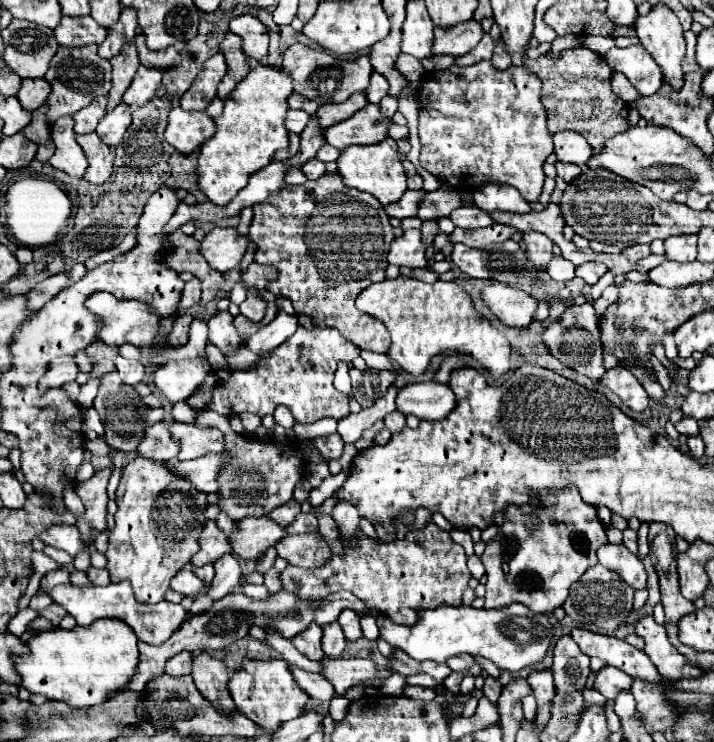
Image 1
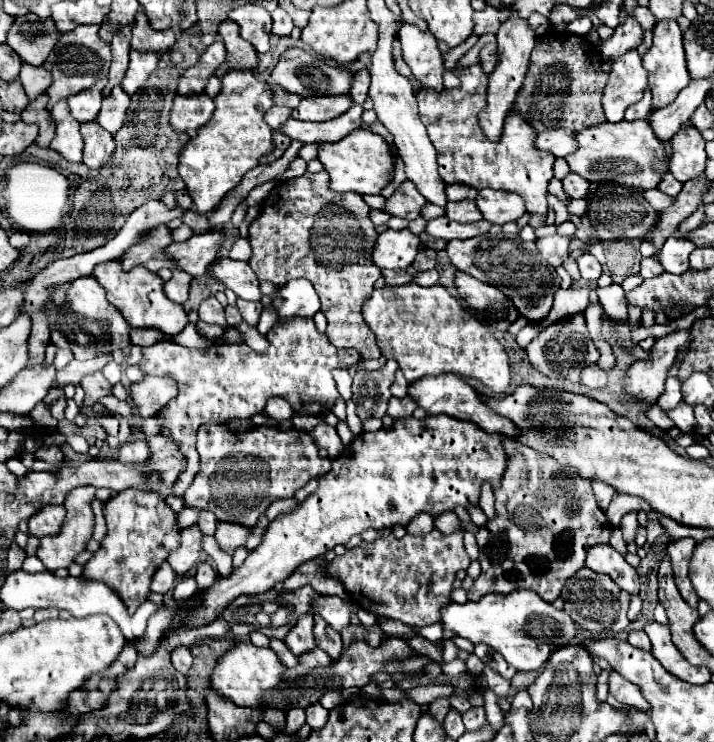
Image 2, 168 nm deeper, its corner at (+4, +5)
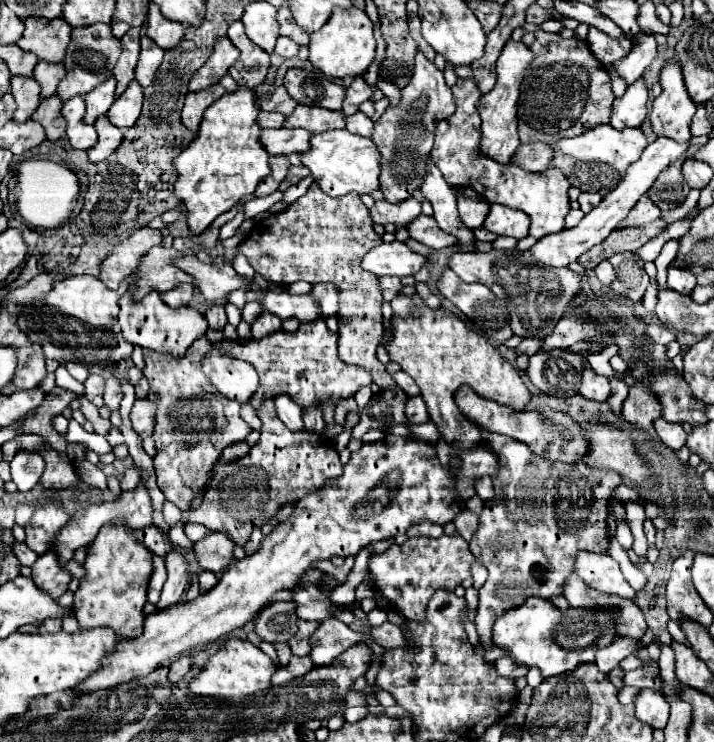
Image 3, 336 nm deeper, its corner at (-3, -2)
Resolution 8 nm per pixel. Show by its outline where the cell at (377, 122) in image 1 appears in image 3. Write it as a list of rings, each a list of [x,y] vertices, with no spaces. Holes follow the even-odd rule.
[[[279,128],[279,130],[261,130],[261,144],[269,154],[293,154],[309,150],[309,138],[313,132],[301,128]]]

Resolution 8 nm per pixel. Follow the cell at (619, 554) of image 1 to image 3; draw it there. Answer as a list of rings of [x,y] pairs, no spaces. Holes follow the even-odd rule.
[[[579,552],[575,572],[591,586],[607,594],[619,594],[621,598],[635,598],[635,590],[623,578],[617,560],[611,554],[597,552]]]

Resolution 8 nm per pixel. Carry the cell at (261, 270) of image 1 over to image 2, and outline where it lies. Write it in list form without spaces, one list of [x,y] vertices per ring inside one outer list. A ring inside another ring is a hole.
[[[218,257],[210,267],[208,275],[214,281],[224,283],[228,289],[232,289],[240,299],[246,301],[260,301],[264,295],[258,287],[258,277],[244,261],[232,261],[230,257]]]

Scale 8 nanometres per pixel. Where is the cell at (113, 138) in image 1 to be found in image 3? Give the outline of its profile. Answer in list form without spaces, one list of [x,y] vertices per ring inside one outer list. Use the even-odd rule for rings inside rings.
[[[133,80],[127,90],[115,100],[115,104],[109,108],[107,118],[113,126],[117,128],[131,128],[141,112],[141,102],[143,102],[143,90],[141,86]]]

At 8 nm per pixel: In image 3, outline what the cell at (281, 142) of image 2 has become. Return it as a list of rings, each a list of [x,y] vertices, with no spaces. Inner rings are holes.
[[[271,156],[269,158],[269,164],[271,164],[271,178],[281,184],[283,178],[287,176],[287,170],[289,170],[289,160],[285,156]]]

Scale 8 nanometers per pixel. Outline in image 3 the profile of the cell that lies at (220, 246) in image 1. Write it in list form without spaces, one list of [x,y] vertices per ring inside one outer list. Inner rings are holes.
[[[155,246],[141,258],[141,266],[137,270],[139,282],[137,282],[137,294],[135,298],[143,298],[151,290],[173,290],[181,282],[193,284],[193,278],[173,266],[173,260],[179,258],[179,252],[175,248],[165,248],[165,246]]]

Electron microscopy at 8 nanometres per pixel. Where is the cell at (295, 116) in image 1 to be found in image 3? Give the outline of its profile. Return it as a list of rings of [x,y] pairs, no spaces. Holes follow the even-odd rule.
[[[259,112],[257,116],[257,124],[261,128],[281,128],[285,122],[283,114],[273,114],[273,112]]]

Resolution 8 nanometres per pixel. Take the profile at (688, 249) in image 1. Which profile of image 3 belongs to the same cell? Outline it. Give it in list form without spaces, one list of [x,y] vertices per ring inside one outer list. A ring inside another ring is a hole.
[[[669,264],[669,278],[667,278],[667,286],[671,290],[677,290],[681,294],[691,294],[691,290],[695,288],[695,274],[691,270],[681,270],[679,266]]]

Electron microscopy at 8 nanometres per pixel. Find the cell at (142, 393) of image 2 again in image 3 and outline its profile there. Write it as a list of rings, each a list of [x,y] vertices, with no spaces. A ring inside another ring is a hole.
[[[137,398],[135,406],[131,410],[131,422],[133,422],[133,430],[141,438],[151,436],[153,434],[153,426],[155,426],[153,400],[149,400],[149,398]]]

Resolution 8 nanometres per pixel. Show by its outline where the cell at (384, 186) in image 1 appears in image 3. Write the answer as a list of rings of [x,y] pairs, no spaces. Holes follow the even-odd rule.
[[[329,130],[323,134],[313,134],[311,148],[309,152],[301,154],[301,162],[311,170],[315,182],[329,196],[345,196],[351,190],[357,194],[371,194],[379,190],[381,154],[377,154],[371,138],[351,134],[349,130]]]

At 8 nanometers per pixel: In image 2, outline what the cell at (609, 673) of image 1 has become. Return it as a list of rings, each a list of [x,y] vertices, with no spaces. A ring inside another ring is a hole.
[[[614,673],[610,675],[610,693],[622,703],[622,705],[628,705],[628,707],[634,707],[636,711],[642,711],[642,713],[648,713],[650,711],[650,703],[644,699],[642,691],[638,685],[622,679],[622,675]]]

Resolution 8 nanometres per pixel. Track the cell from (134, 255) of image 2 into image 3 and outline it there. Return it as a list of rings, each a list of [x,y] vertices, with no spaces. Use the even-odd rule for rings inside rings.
[[[153,228],[135,230],[135,234],[131,238],[113,246],[109,256],[101,264],[99,278],[105,282],[107,288],[117,290],[119,282],[137,270],[141,258],[153,246],[161,246],[161,244],[163,244],[161,230],[153,230]]]

